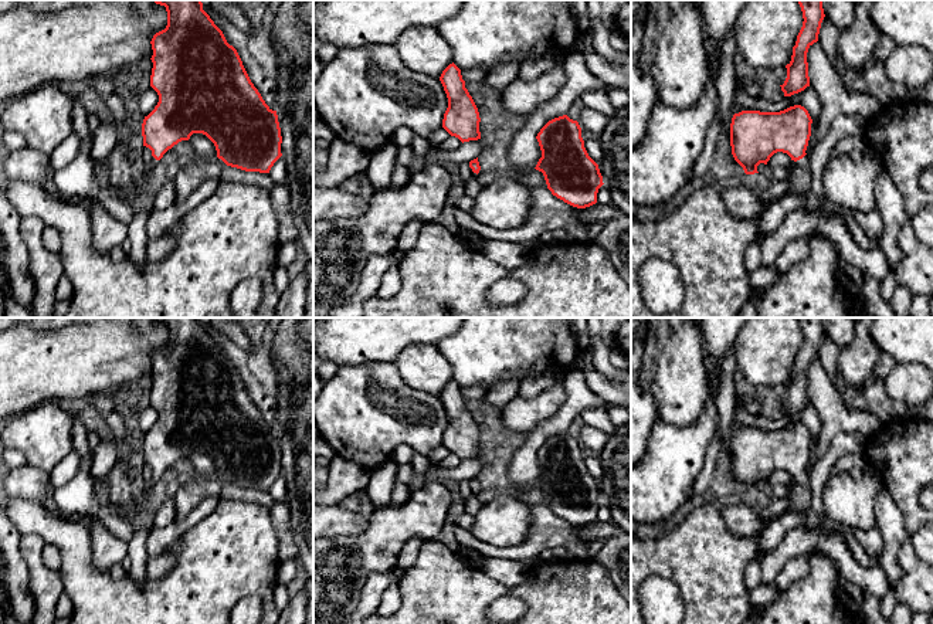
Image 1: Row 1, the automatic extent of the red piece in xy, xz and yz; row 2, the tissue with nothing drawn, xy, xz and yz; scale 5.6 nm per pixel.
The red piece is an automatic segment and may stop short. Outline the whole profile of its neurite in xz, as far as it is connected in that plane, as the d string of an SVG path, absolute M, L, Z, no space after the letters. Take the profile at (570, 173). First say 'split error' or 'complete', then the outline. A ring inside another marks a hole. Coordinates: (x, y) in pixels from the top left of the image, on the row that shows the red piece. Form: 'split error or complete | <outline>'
complete | M567 115L554 118L536 139L542 157L535 169L543 173L552 194L577 208L596 204L603 176L584 147L579 122Z

